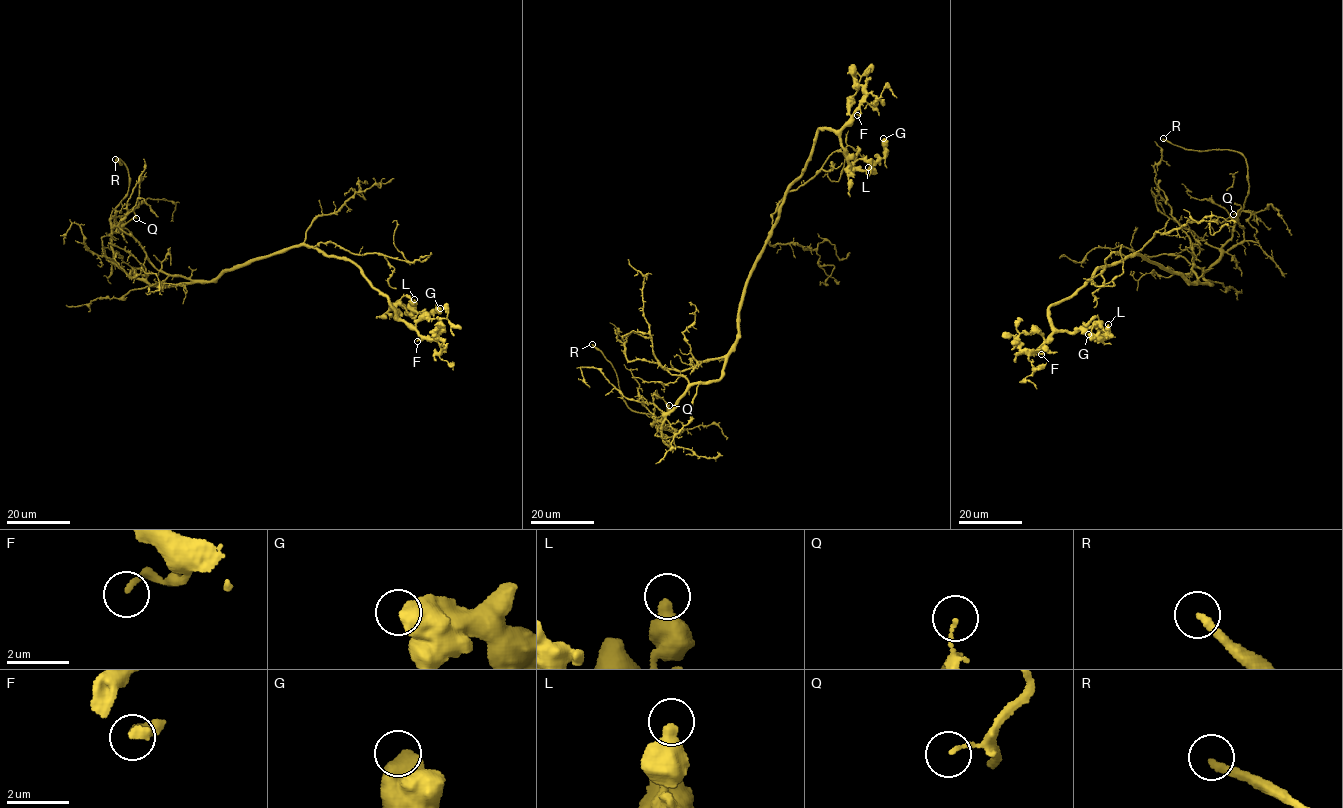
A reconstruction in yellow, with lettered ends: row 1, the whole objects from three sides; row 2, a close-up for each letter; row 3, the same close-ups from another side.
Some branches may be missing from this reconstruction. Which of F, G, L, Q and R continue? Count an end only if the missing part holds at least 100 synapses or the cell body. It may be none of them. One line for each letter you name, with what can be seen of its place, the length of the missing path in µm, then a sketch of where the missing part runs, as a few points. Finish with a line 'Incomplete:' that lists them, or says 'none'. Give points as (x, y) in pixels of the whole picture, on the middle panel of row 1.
R: Place: (592, 344). Missing length about 45 µm. Course of what is missing: (592, 344), (573, 331), (561, 311), (547, 252), (540, 244)
Incomplete: R

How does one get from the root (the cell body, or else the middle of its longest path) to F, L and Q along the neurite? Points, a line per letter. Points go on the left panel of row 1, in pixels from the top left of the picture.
F: (231, 270), (301, 245), (345, 257), (360, 268), (370, 285), (389, 300), (397, 316), (423, 339), (417, 341)
L: (231, 270), (305, 246), (360, 268), (389, 300), (393, 318), (397, 305), (412, 307), (414, 299)
Q: (231, 270), (224, 270), (209, 281), (162, 286), (149, 285), (134, 278), (106, 258), (102, 237), (136, 218)

